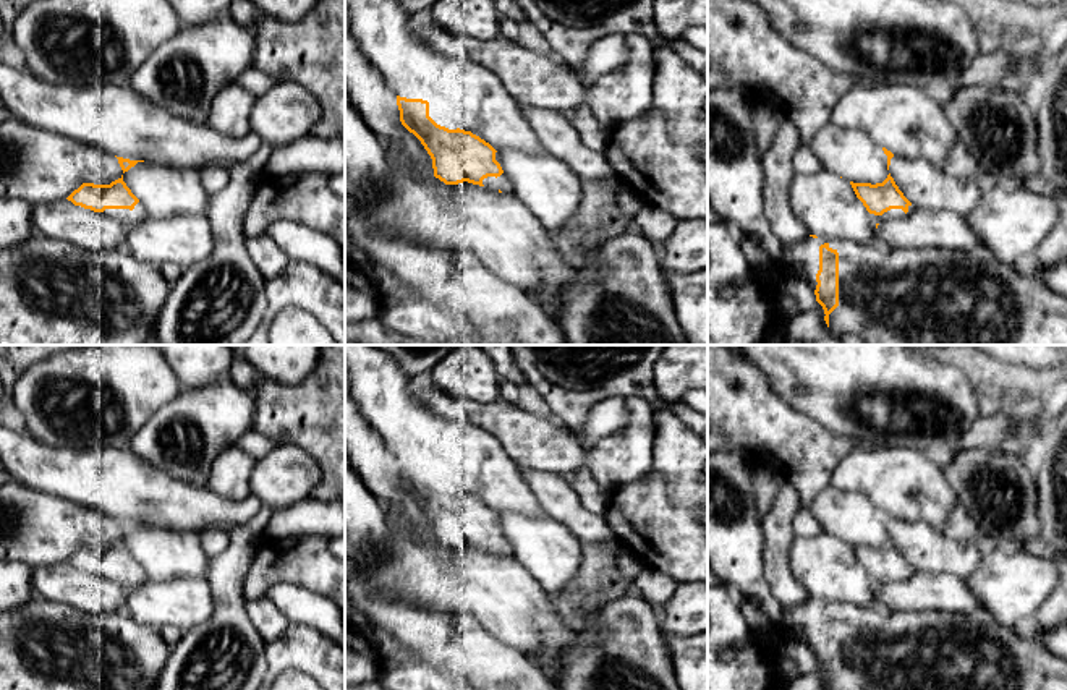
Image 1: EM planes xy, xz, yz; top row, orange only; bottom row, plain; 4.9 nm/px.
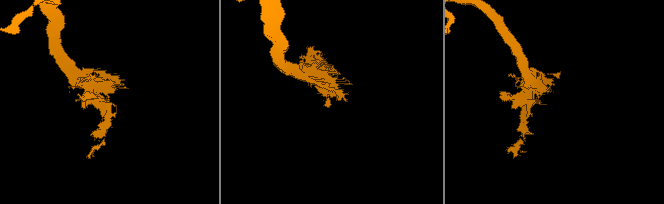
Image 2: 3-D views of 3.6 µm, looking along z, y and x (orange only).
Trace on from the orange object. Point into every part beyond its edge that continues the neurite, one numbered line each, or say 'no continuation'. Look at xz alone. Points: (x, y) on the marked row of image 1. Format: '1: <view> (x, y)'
1: xz (501, 182)

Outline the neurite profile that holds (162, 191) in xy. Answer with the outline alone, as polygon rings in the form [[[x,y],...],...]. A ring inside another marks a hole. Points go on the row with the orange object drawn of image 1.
[[[138,162],[123,173],[123,181],[149,217],[167,219],[173,214],[207,212],[210,194],[204,190],[196,170]]]

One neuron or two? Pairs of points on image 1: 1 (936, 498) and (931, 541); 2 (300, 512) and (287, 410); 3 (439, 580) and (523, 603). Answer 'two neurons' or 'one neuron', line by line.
1: two neurons
2: two neurons
3: one neuron

